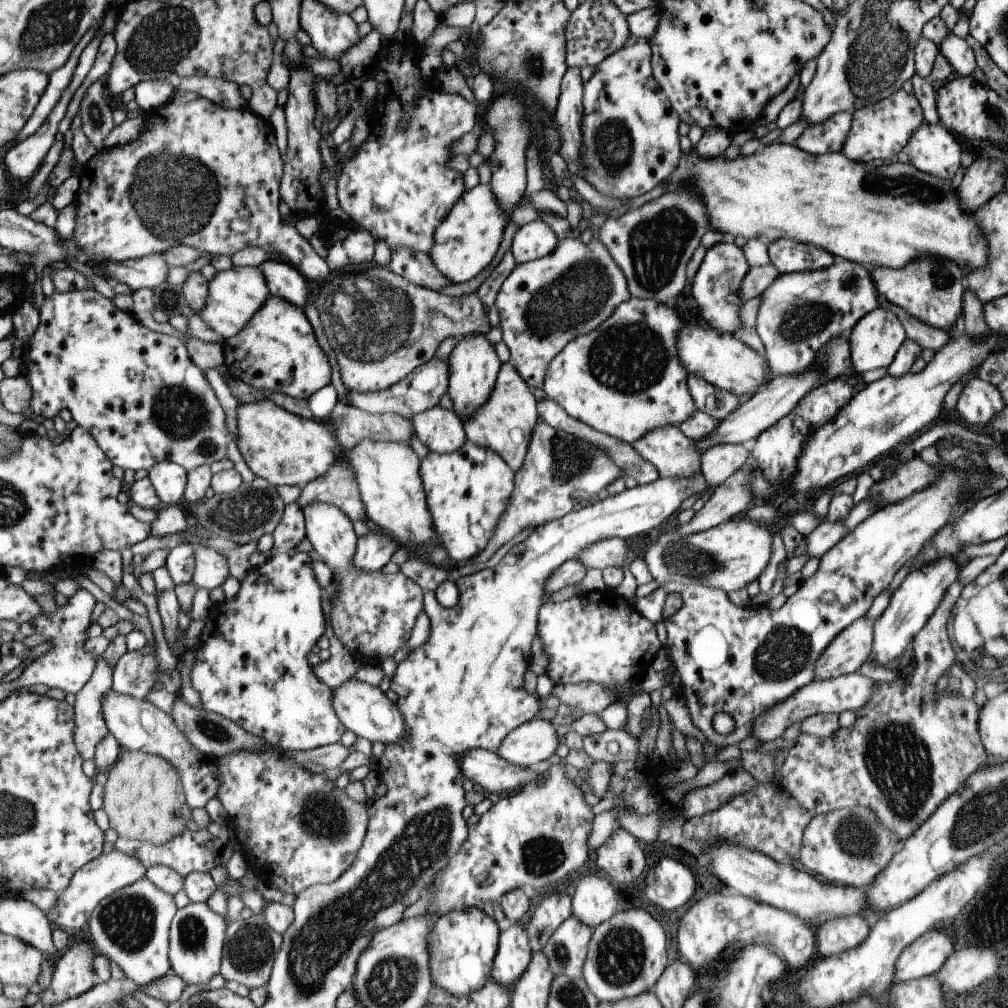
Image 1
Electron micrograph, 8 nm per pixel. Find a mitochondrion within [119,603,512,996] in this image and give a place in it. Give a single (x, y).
(322, 816)

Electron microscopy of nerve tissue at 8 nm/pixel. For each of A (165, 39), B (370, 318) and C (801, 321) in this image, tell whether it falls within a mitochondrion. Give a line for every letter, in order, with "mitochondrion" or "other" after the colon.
A: mitochondrion
B: mitochondrion
C: mitochondrion

